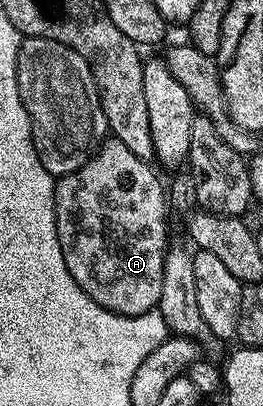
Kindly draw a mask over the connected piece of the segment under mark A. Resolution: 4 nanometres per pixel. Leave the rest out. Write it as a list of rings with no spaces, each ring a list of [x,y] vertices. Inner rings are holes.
[[[105,139],[83,167],[56,178],[53,186],[59,247],[63,251],[63,263],[67,263],[67,271],[71,271],[71,279],[75,279],[99,307],[124,317],[138,317],[156,309],[163,286],[167,193],[152,168],[150,162],[139,159],[124,143]]]

